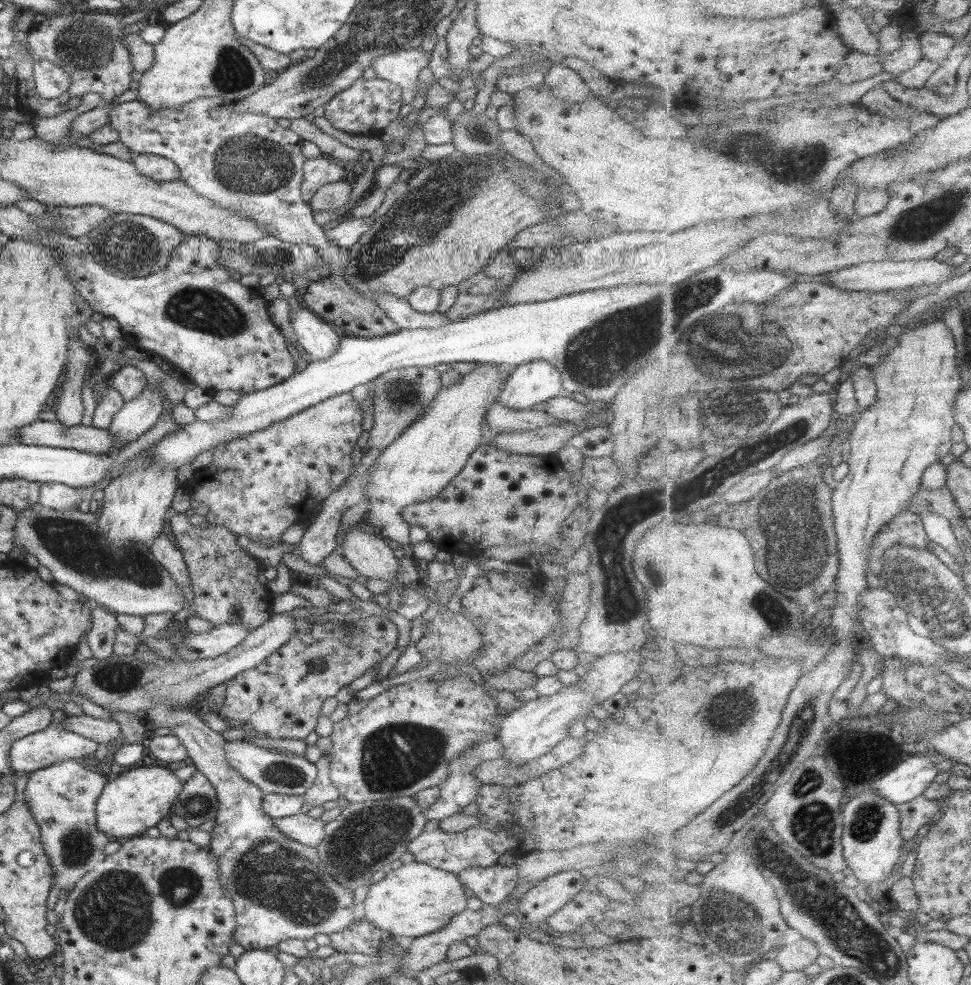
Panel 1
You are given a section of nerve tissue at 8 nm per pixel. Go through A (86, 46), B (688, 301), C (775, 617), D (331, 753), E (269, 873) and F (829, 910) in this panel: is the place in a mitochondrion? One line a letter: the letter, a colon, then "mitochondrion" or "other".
A: mitochondrion
B: mitochondrion
C: mitochondrion
D: other
E: mitochondrion
F: mitochondrion

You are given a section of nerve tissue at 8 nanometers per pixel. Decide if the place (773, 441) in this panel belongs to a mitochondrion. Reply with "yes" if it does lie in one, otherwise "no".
yes

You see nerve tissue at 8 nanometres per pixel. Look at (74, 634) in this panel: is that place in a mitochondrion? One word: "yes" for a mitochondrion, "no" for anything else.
no

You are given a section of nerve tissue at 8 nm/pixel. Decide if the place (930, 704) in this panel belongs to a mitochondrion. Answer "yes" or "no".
no

